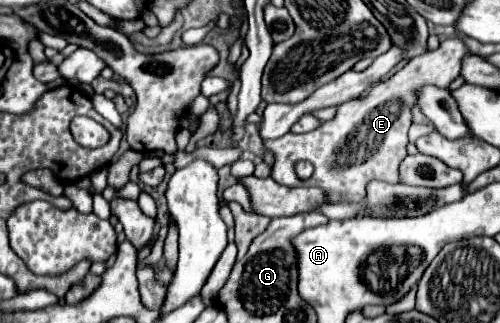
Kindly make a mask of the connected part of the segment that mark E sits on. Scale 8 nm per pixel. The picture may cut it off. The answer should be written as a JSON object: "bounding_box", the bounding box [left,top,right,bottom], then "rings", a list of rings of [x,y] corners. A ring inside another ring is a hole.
{"bounding_box":[264,37,470,201],"rings":[[[462,37],[444,39],[436,51],[426,53],[408,61],[396,75],[388,81],[380,81],[372,87],[368,97],[360,97],[348,103],[342,103],[334,119],[322,123],[318,129],[294,135],[286,133],[284,137],[264,141],[264,145],[274,153],[276,163],[272,167],[272,179],[286,187],[320,187],[326,193],[336,191],[336,201],[362,201],[366,195],[366,185],[374,179],[396,183],[398,167],[408,155],[408,129],[412,123],[410,109],[416,105],[416,89],[420,85],[448,87],[462,69],[462,59],[470,55]],[[310,161],[314,173],[310,179],[302,181],[296,175],[296,163]]]}

